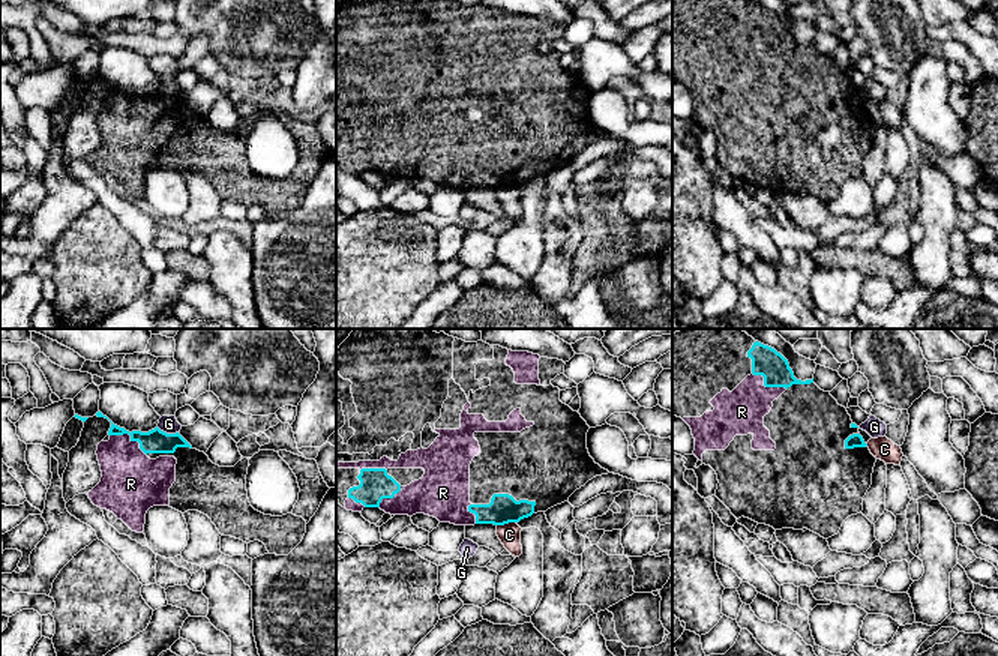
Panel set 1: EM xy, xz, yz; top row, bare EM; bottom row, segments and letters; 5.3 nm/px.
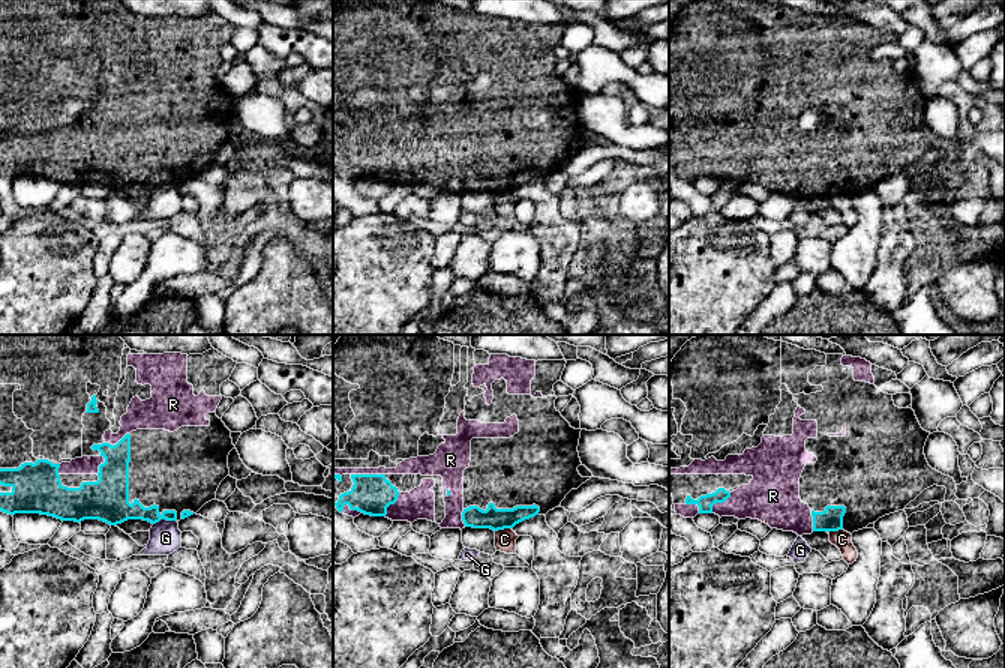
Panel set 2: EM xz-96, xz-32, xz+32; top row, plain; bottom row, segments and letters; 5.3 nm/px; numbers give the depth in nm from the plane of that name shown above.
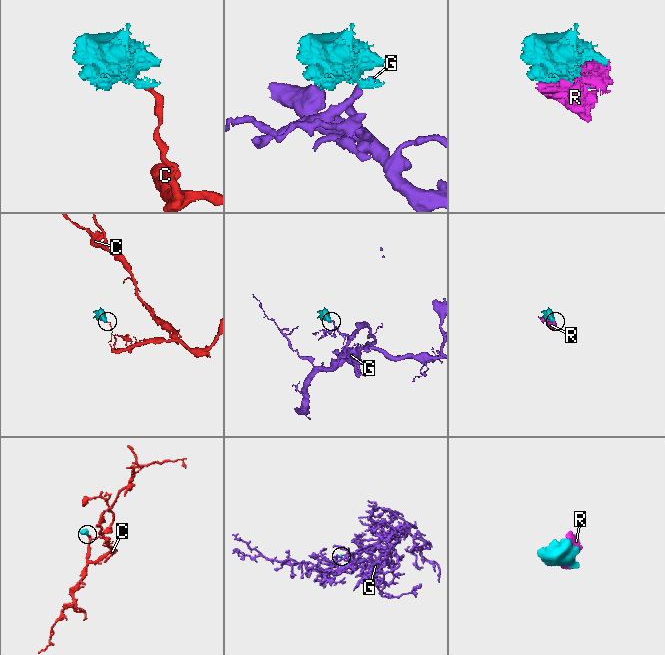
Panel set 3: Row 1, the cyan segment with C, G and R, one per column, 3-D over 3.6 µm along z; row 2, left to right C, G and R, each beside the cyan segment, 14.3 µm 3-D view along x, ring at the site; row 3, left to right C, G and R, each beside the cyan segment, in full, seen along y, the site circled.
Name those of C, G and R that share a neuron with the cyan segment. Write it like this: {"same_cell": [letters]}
{"same_cell": ["R"]}

